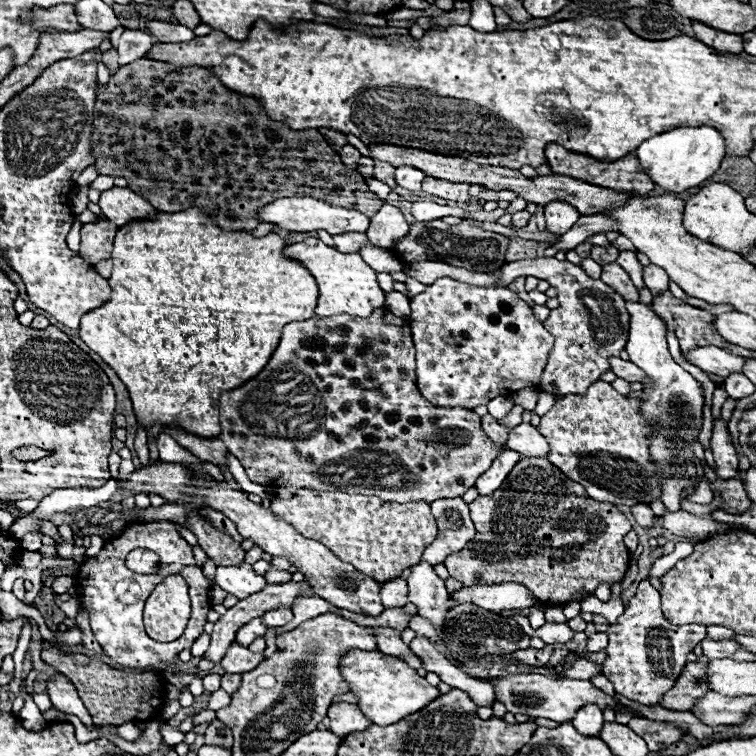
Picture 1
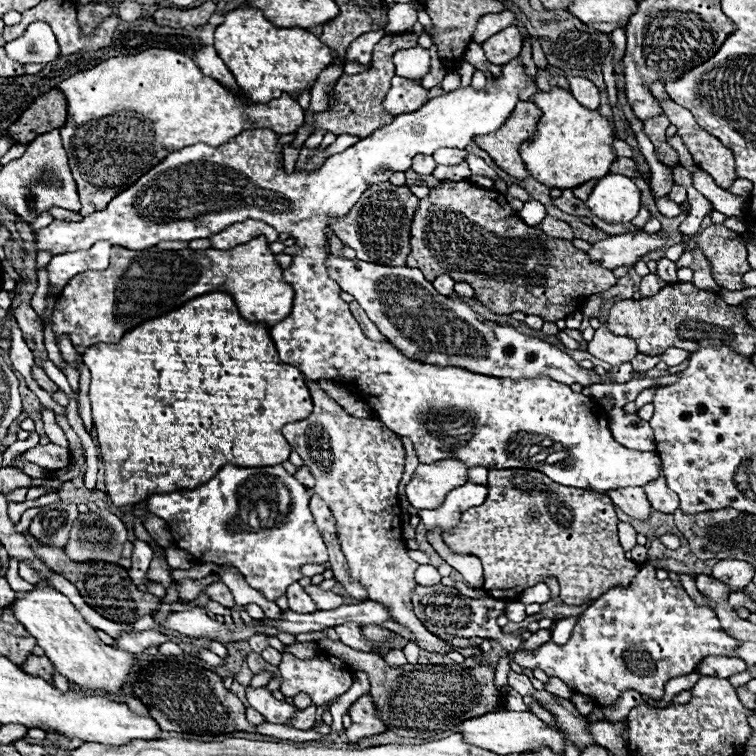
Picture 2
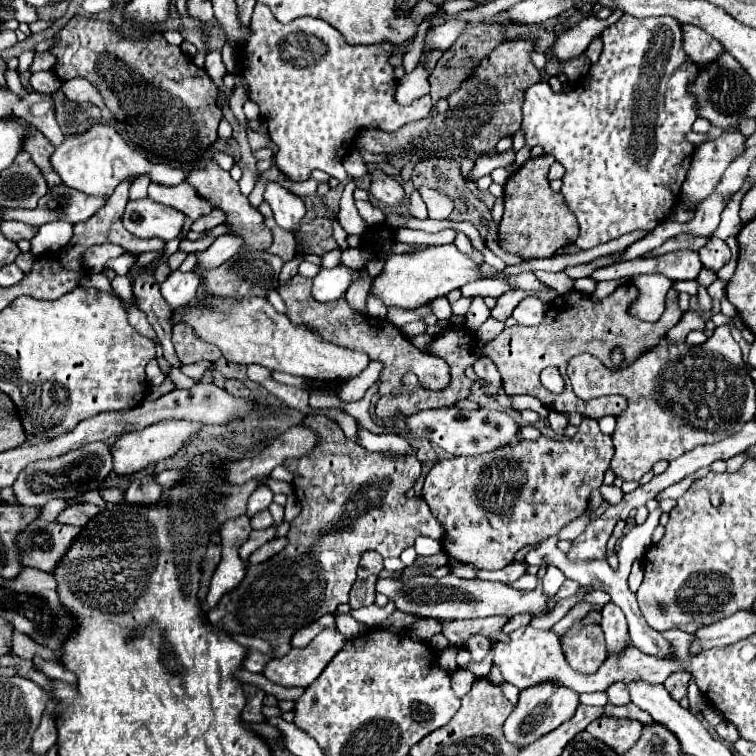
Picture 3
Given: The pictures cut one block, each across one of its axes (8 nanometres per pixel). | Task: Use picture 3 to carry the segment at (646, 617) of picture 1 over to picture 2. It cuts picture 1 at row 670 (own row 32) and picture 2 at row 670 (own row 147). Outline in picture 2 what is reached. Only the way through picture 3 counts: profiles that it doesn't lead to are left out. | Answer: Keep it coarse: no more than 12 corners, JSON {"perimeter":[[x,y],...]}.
{"perimeter":[[642,566],[588,606],[566,644],[514,662],[610,706],[654,700],[710,654],[714,610]]}

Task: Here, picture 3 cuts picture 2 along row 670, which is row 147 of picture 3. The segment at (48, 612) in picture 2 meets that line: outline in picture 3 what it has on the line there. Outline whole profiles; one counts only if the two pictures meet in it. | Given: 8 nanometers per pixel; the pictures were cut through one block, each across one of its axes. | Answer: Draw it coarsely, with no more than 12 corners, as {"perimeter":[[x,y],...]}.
{"perimeter":[[114,128],[66,136],[50,160],[68,188],[110,198],[144,174],[175,186],[180,168],[150,164]]}

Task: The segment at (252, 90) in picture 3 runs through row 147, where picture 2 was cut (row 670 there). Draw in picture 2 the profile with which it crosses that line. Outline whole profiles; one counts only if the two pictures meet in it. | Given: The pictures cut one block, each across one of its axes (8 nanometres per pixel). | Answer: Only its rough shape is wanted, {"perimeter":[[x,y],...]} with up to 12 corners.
{"perimeter":[[284,652],[280,692],[304,692],[316,706],[352,686],[352,670],[326,654]]}

